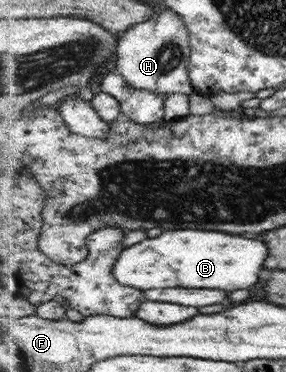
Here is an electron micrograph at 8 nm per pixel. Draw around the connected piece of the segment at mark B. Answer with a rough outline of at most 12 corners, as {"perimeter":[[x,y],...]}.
{"perimeter":[[167,231],[126,248],[122,284],[251,289],[259,239]]}

